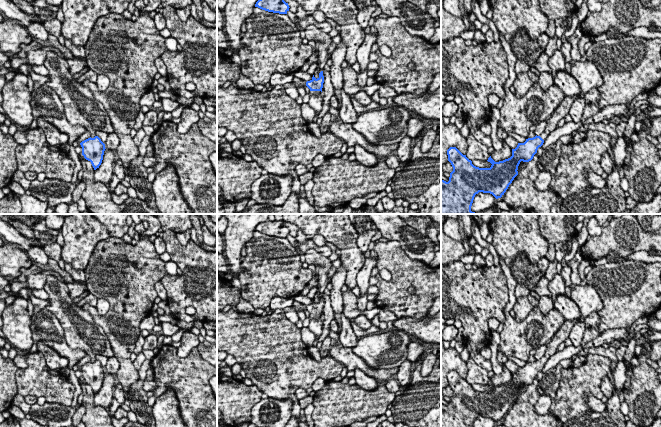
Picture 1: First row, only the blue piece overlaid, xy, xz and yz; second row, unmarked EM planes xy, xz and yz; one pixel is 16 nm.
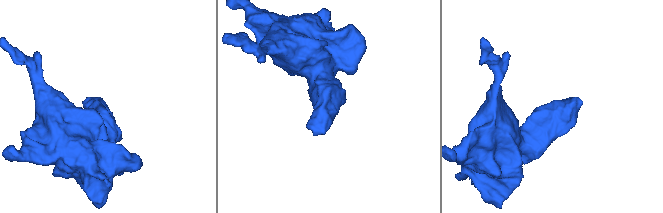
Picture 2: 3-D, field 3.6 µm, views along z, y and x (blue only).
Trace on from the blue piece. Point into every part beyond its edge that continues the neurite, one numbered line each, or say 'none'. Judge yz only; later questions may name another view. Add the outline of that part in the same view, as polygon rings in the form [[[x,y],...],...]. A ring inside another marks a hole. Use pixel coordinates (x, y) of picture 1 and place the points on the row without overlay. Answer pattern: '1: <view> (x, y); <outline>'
1: yz (561, 335); [[[585,318],[575,319],[573,321],[565,320],[561,328],[555,332],[554,336],[551,338],[549,342],[547,342],[547,349],[543,357],[540,358],[540,361],[545,364],[548,359],[556,353],[558,350],[558,346],[565,342],[565,340],[568,338],[569,333],[572,329],[572,327],[580,321],[584,321]]]

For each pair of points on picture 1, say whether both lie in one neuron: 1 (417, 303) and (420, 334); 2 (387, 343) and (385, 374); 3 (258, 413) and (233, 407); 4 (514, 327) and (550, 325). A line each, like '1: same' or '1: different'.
1: different
2: different
3: different
4: same

